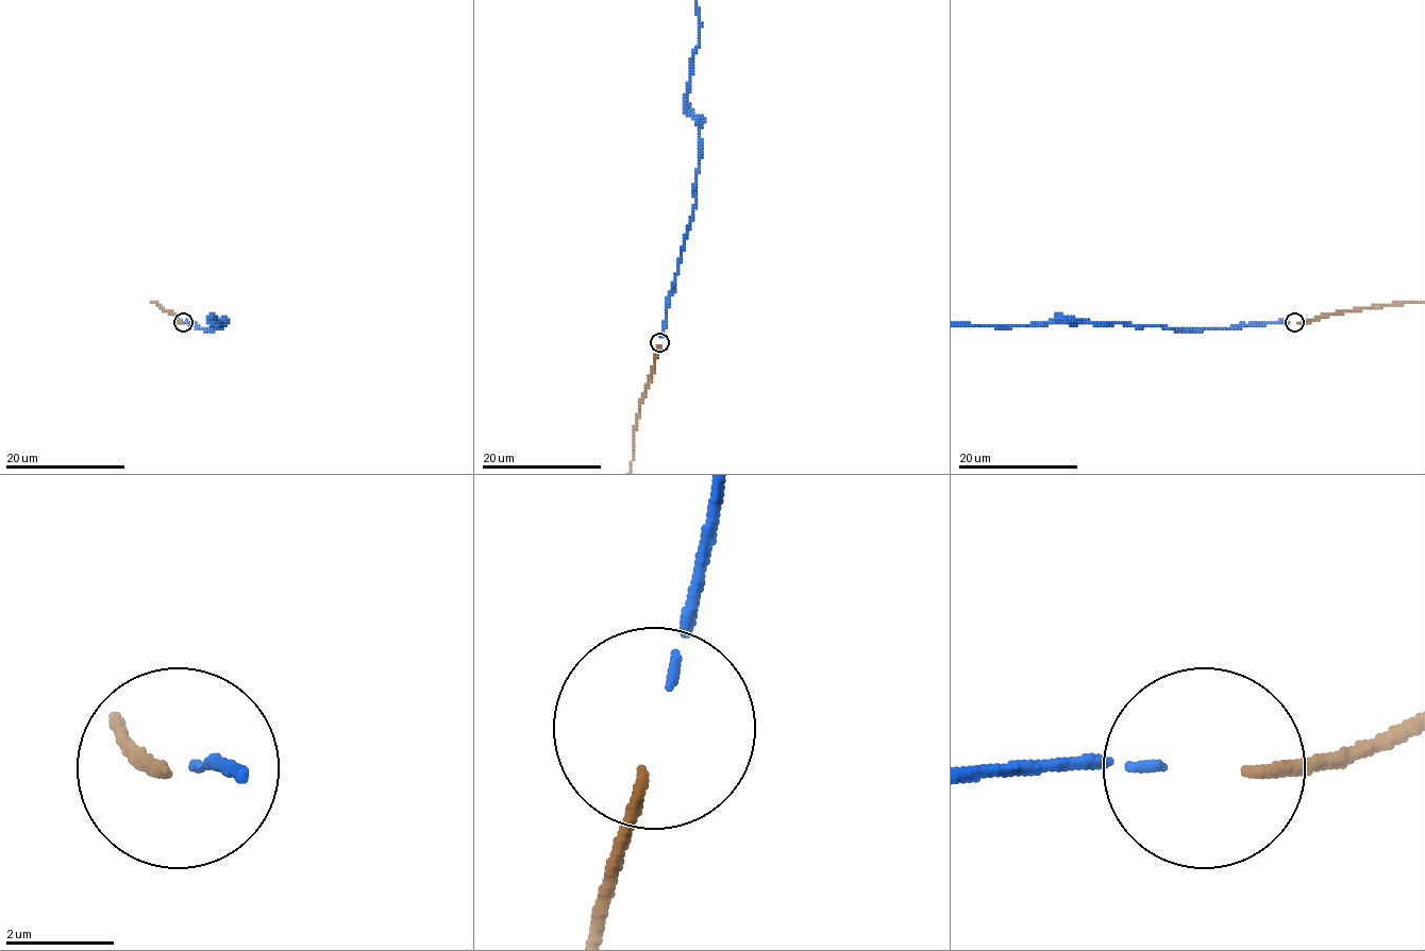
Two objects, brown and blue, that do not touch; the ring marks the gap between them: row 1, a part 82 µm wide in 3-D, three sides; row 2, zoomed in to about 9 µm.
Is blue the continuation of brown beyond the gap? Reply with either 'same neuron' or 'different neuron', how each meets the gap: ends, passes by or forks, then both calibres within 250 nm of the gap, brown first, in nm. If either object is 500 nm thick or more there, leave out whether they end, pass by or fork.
same neuron; brown ends there; blue ends there; 200 nm thick on the brown side, 140 nm on the other

